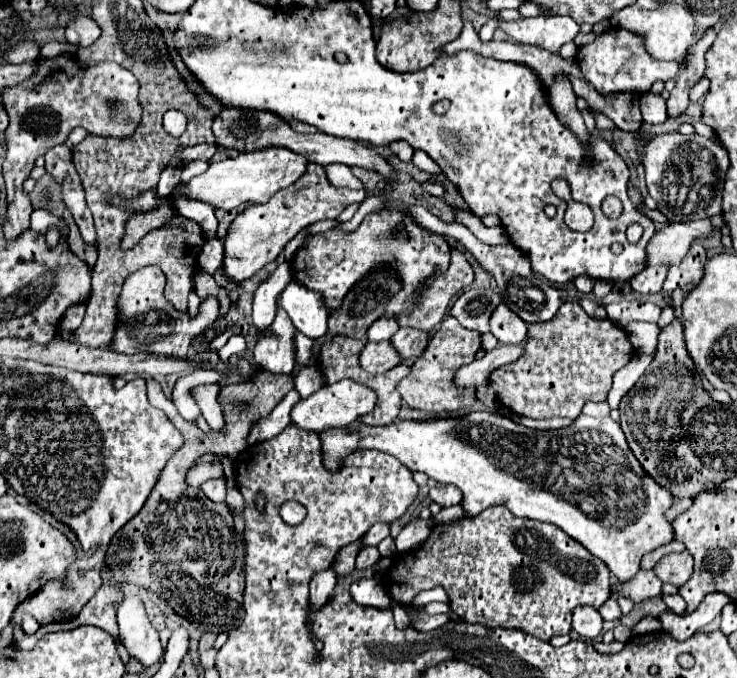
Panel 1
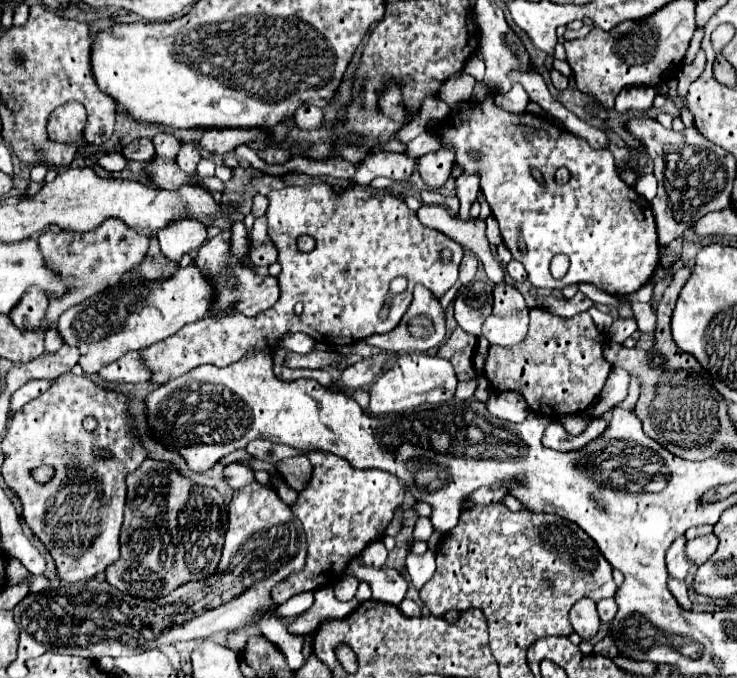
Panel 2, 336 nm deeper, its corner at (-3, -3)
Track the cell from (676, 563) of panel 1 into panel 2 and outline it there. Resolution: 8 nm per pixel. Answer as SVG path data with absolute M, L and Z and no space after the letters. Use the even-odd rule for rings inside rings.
M711 532L707 536L697 536L695 540L687 542L687 556L691 556L691 560L701 566L703 562L707 562L707 558L717 550L717 536Z

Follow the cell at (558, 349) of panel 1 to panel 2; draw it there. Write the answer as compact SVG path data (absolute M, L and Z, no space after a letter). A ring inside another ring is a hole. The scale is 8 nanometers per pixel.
M531 308L529 318L529 332L523 342L509 348L491 346L485 364L487 378L497 392L521 392L529 408L541 416L585 412L611 372L611 364L603 358L605 336L595 330L587 312L561 318L543 308Z

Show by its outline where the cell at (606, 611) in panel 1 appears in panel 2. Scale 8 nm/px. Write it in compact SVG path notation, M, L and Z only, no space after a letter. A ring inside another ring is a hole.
M607 598L607 600L601 600L597 602L597 612L599 612L599 618L601 622L611 622L617 614L617 604L613 598Z

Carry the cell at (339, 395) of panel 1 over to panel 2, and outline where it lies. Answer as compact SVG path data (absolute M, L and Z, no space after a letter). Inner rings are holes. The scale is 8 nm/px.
M401 354L395 362L393 368L385 370L379 380L373 384L369 390L371 394L371 404L369 412L373 414L391 414L391 412L401 412L407 408L415 408L421 404L443 404L453 398L457 388L457 376L451 368L451 362L439 356L431 354Z

